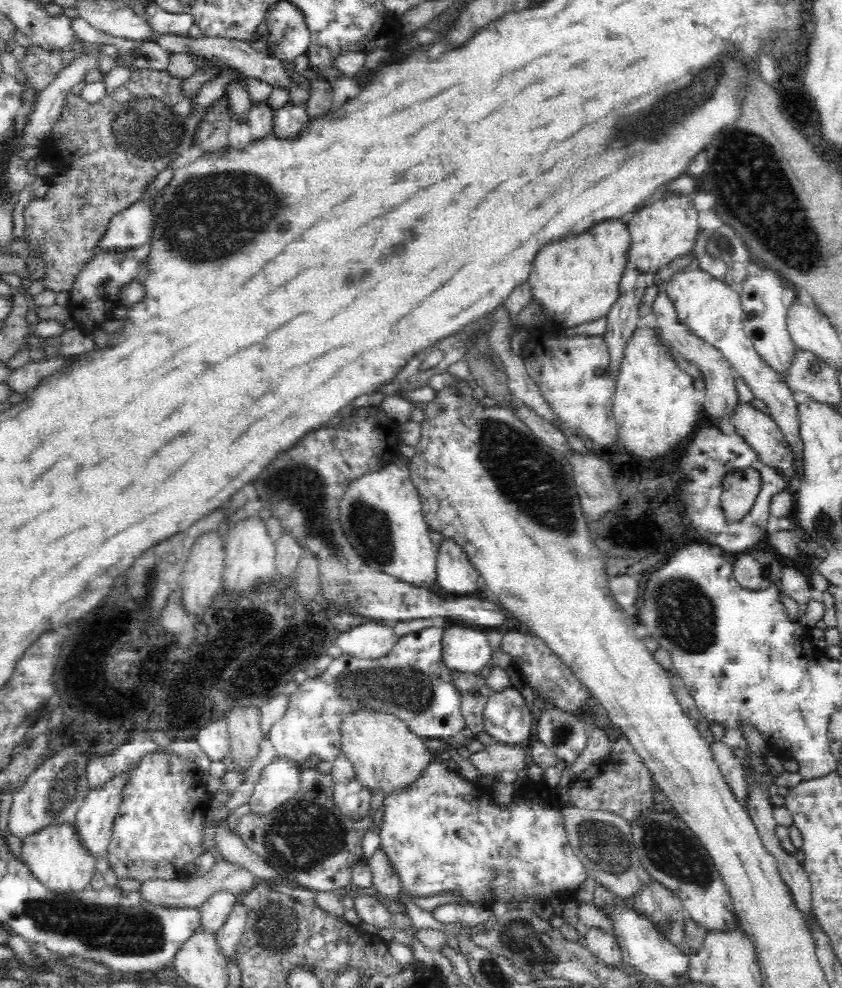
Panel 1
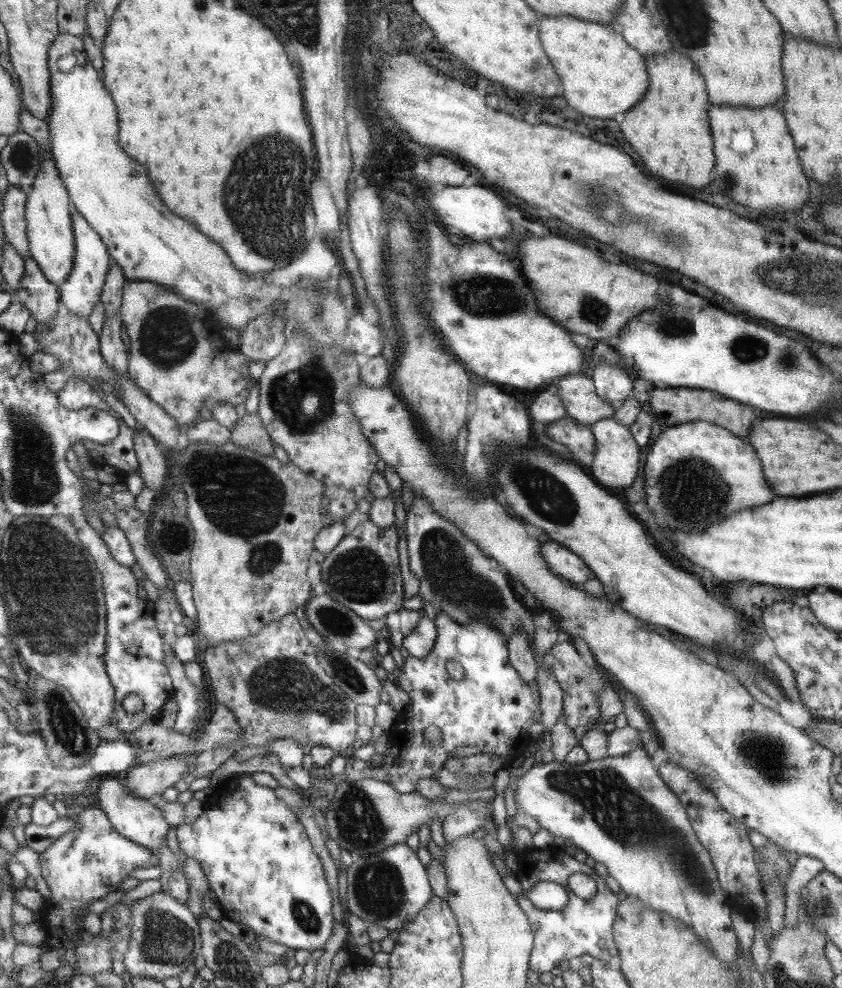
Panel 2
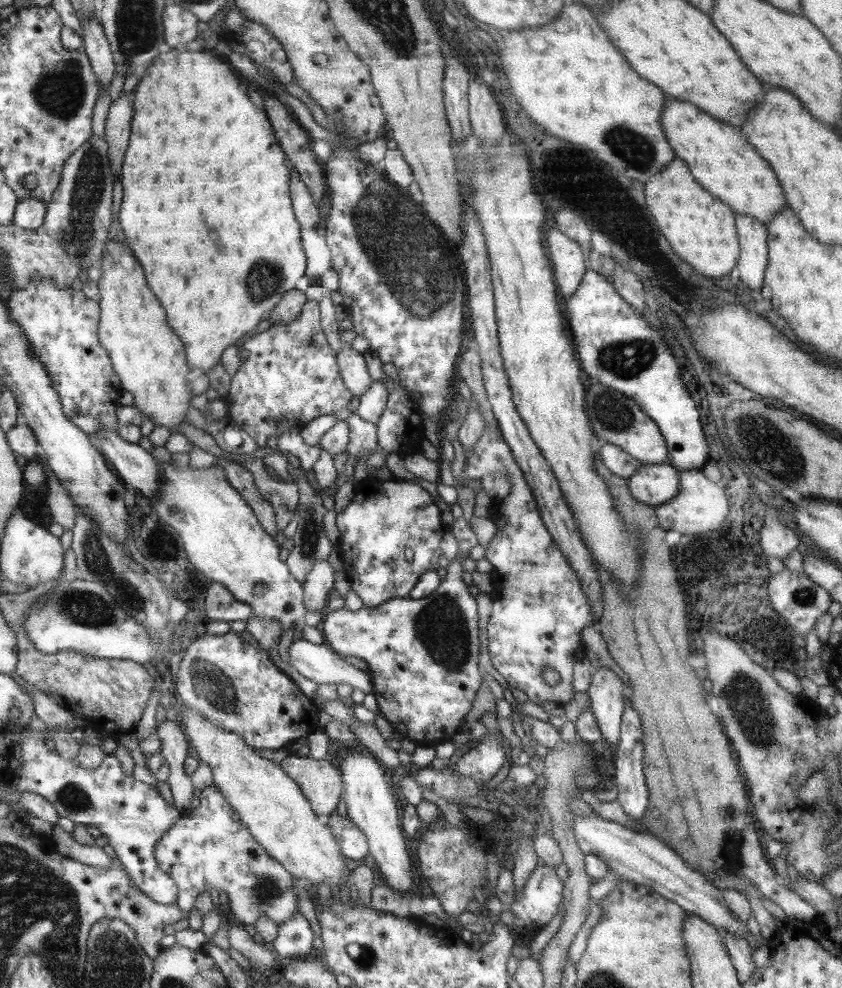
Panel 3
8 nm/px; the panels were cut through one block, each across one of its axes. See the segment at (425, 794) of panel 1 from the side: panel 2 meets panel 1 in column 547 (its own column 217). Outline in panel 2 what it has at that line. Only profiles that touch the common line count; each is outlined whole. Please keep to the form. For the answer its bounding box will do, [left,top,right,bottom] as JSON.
[175,773,331,953]

